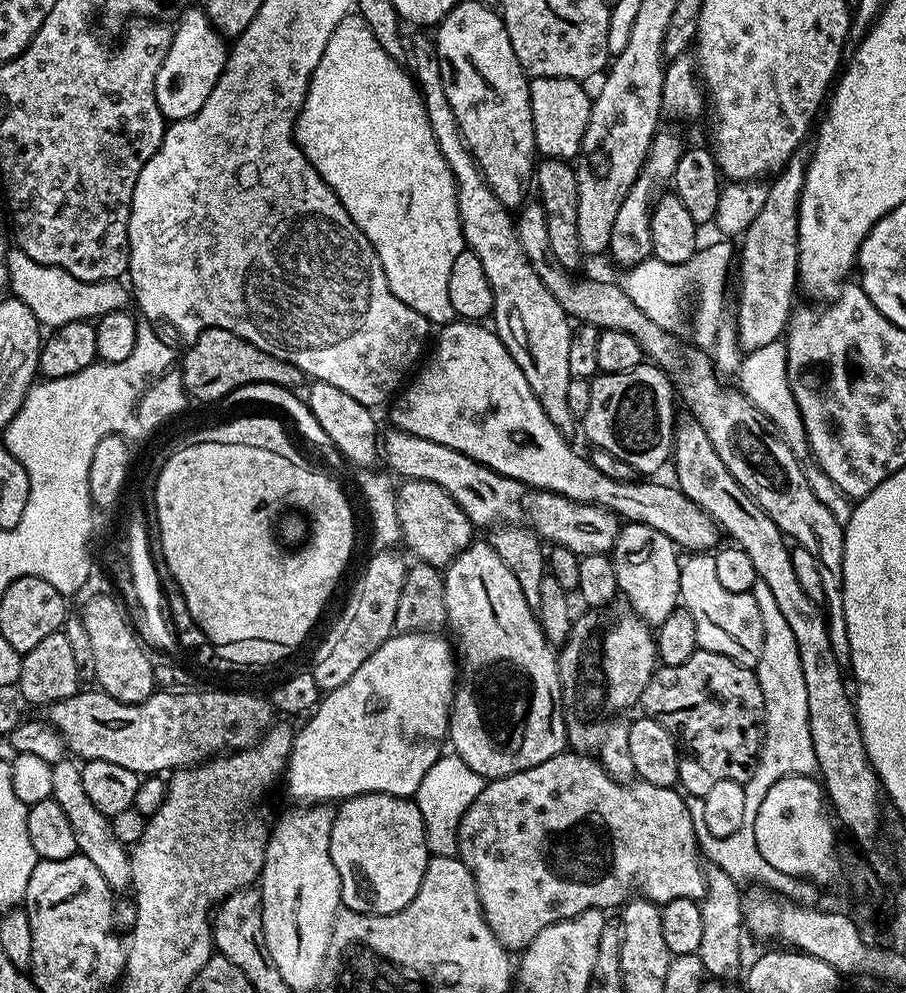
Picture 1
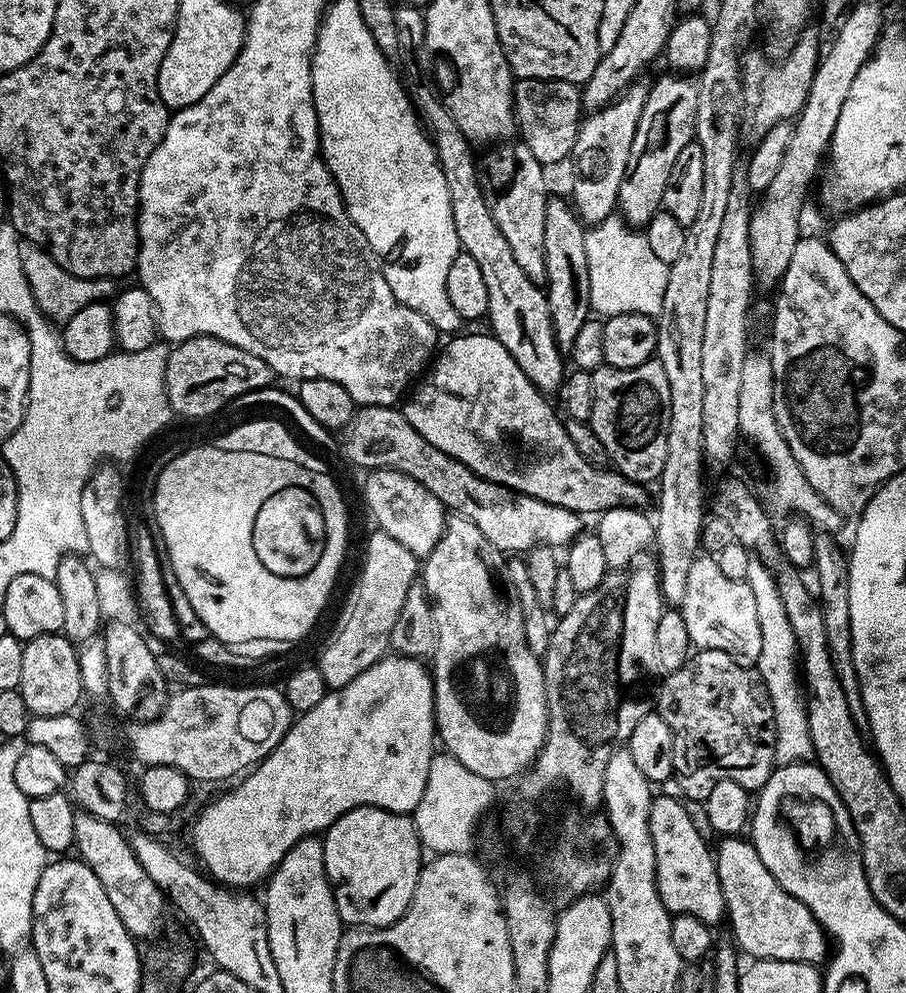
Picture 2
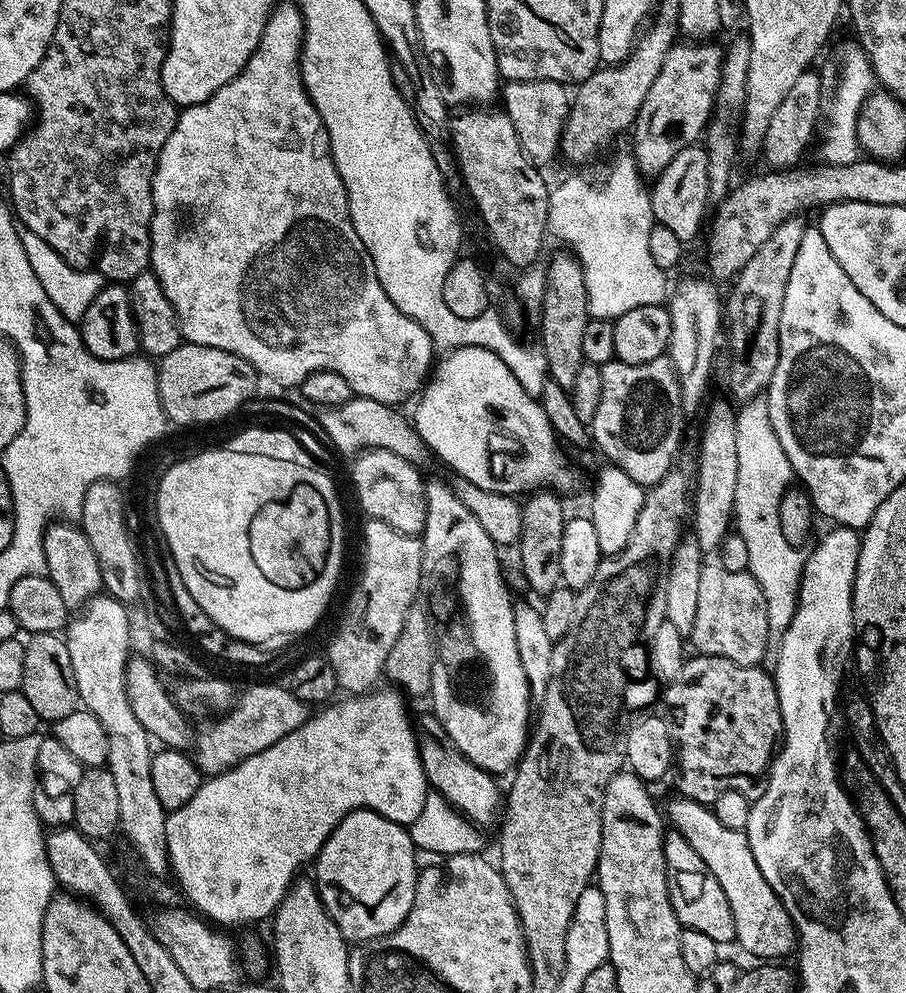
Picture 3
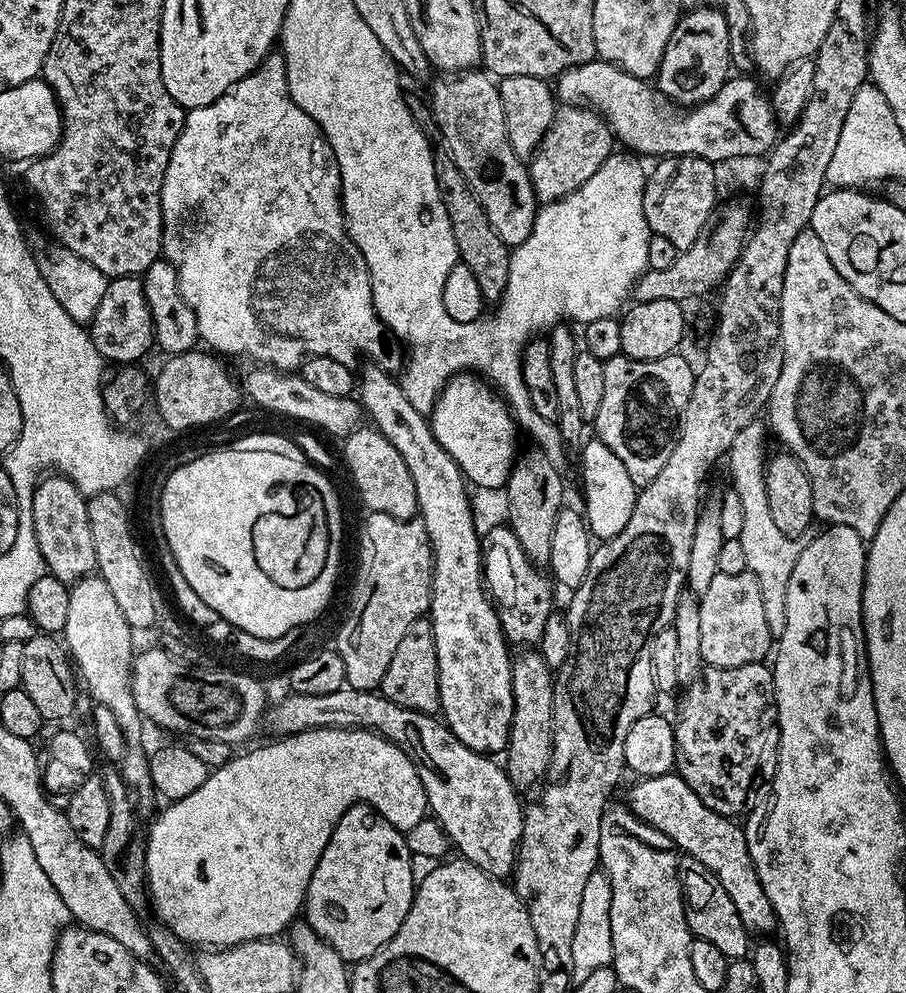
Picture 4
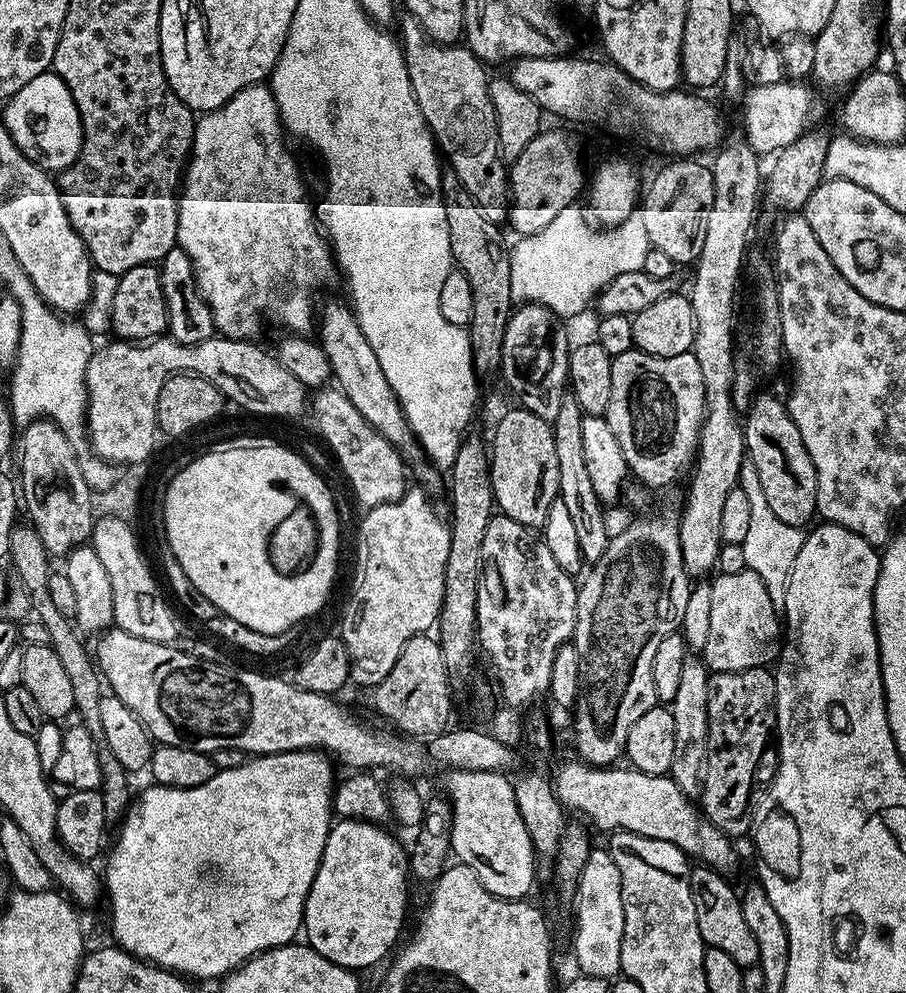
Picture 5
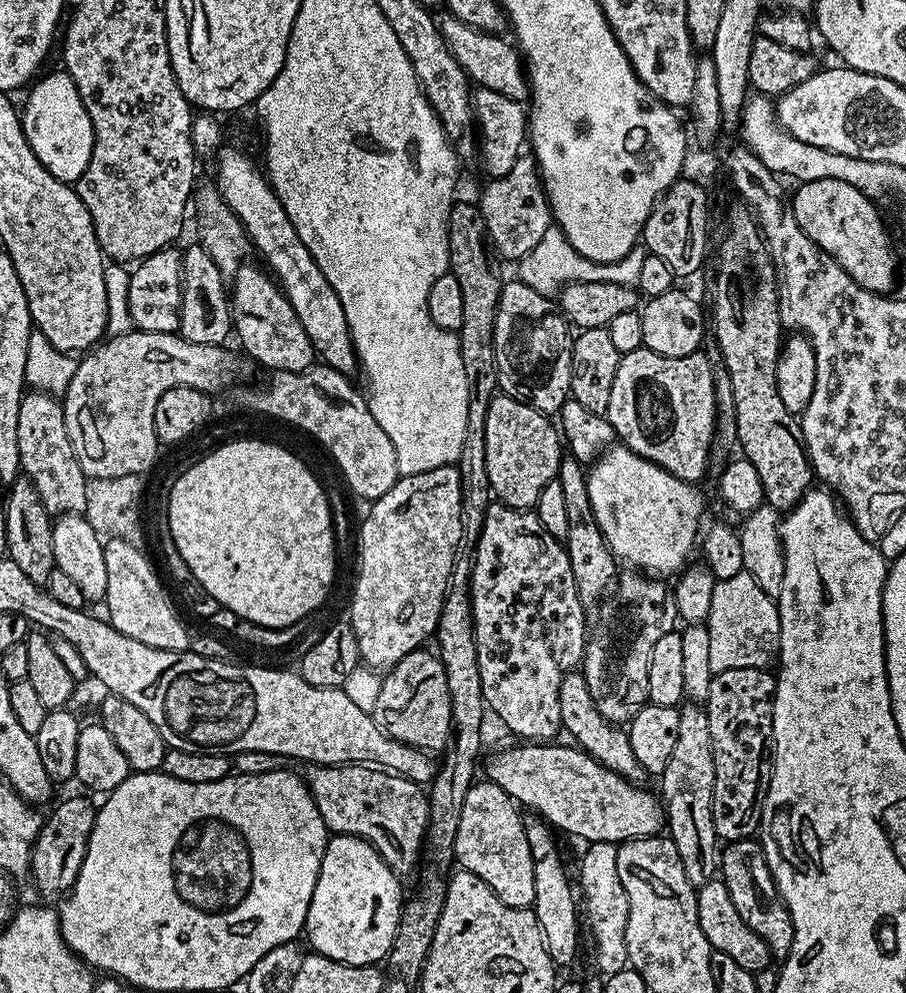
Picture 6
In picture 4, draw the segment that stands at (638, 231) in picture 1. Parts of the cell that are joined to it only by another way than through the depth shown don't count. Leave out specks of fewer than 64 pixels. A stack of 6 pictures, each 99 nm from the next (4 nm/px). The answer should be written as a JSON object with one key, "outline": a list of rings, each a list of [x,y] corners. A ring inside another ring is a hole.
{"outline":[[[719,7],[693,8],[685,11],[666,42],[660,70],[654,77],[655,87],[677,106],[691,106],[706,102],[729,79],[730,34],[726,30],[726,18]]]}

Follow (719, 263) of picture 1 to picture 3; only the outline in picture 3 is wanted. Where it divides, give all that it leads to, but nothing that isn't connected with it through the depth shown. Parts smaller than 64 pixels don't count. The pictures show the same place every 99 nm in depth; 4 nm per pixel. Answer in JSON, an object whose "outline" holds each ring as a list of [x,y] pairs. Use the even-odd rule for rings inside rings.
{"outline":[[[631,154],[614,157],[601,180],[568,176],[549,191],[546,228],[580,262],[586,278],[589,317],[613,321],[634,306],[665,303],[666,272],[650,255],[653,227],[652,198]]]}

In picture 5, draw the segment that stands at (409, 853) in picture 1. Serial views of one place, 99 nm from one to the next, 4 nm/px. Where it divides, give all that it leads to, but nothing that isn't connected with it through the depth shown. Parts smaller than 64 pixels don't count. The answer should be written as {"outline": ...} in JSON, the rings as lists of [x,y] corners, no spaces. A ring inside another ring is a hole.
{"outline":[[[337,819],[328,830],[318,874],[314,874],[310,894],[304,903],[302,932],[308,935],[305,936],[306,943],[318,950],[322,958],[330,958],[330,962],[343,968],[368,968],[397,947],[396,939],[400,936],[404,911],[408,908],[409,853],[386,829],[368,820]]]}

